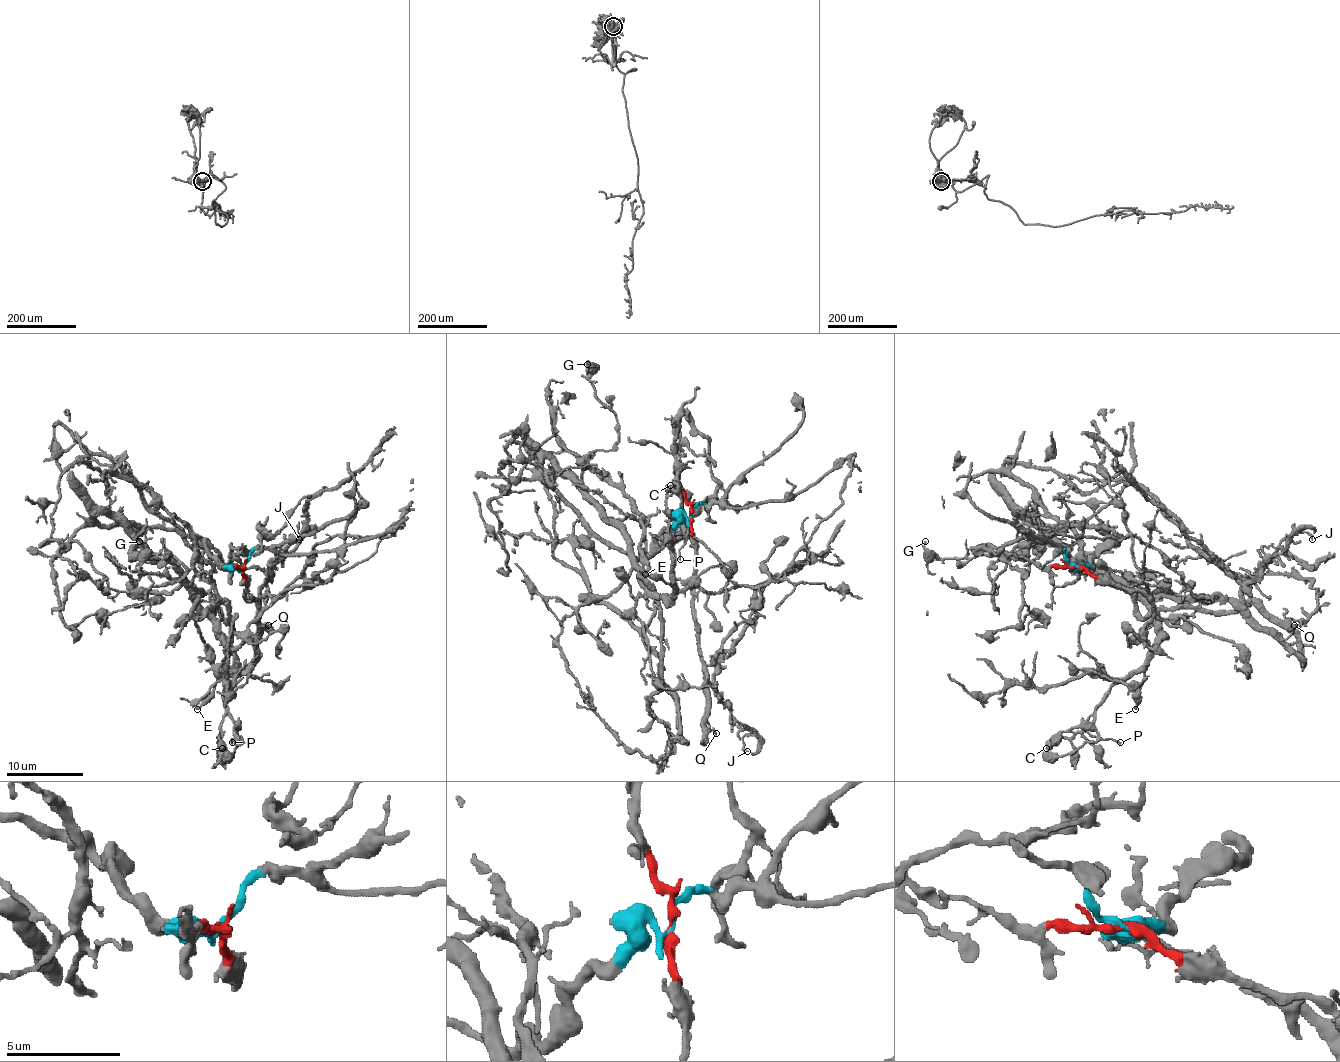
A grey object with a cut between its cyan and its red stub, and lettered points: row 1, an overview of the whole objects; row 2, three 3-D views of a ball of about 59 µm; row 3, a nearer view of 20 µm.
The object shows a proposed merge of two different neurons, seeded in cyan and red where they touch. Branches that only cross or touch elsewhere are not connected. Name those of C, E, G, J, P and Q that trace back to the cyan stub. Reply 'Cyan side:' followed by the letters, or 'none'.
Cyan side: C, E, G, P

